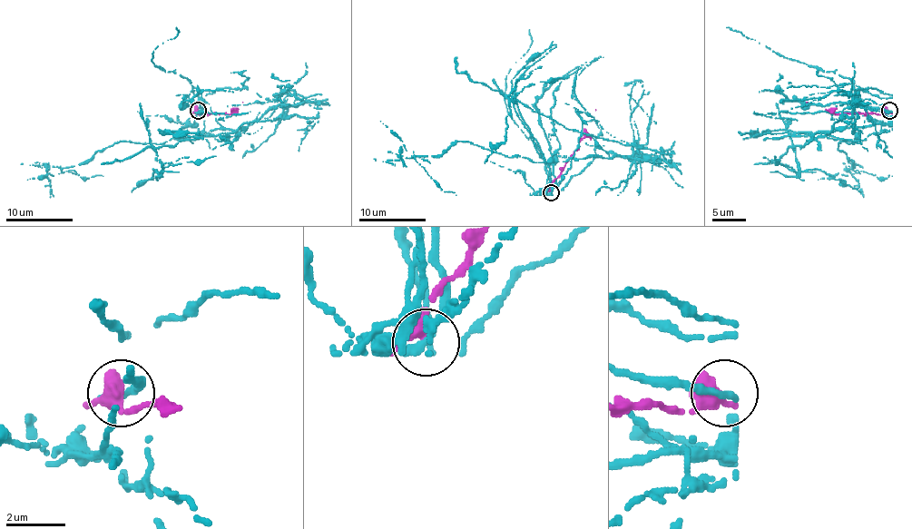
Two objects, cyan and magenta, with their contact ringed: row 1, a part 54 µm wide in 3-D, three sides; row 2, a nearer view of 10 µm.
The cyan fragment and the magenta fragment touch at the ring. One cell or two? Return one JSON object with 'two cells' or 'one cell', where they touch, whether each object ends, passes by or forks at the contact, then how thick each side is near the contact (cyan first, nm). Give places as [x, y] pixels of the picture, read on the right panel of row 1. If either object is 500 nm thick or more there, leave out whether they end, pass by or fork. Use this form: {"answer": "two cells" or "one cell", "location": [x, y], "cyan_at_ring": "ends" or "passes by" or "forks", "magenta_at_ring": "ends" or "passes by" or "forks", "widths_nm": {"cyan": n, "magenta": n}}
{"answer": "two cells", "location": [889, 111], "widths_nm": {"cyan": 360, "magenta": 550}}

